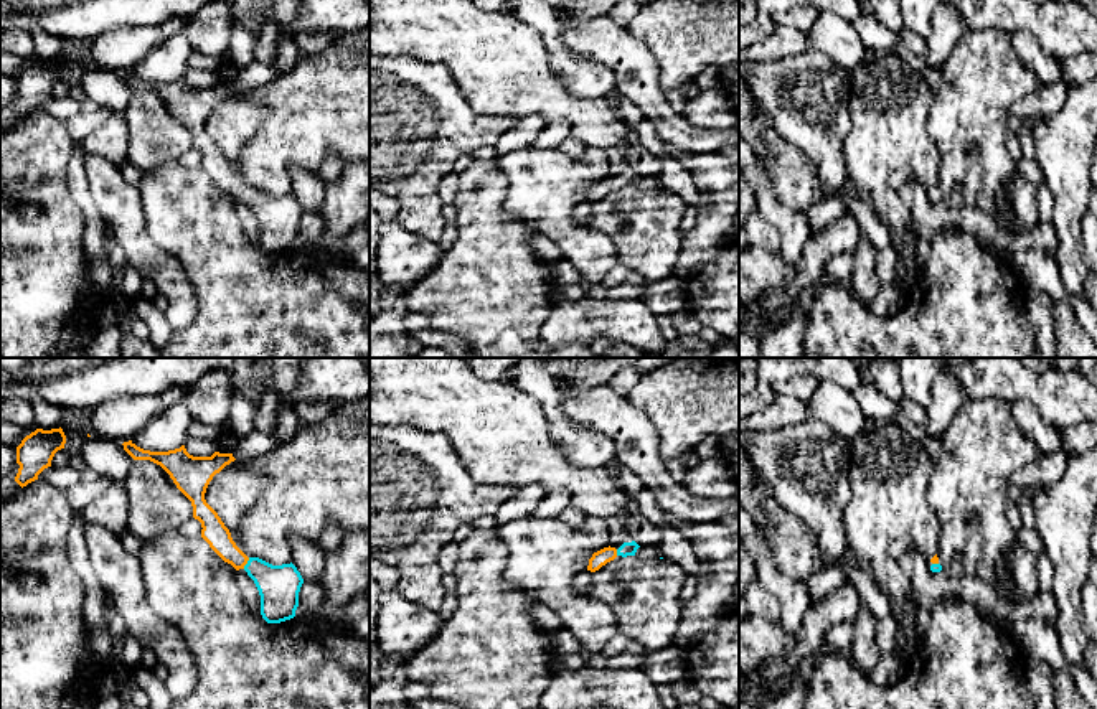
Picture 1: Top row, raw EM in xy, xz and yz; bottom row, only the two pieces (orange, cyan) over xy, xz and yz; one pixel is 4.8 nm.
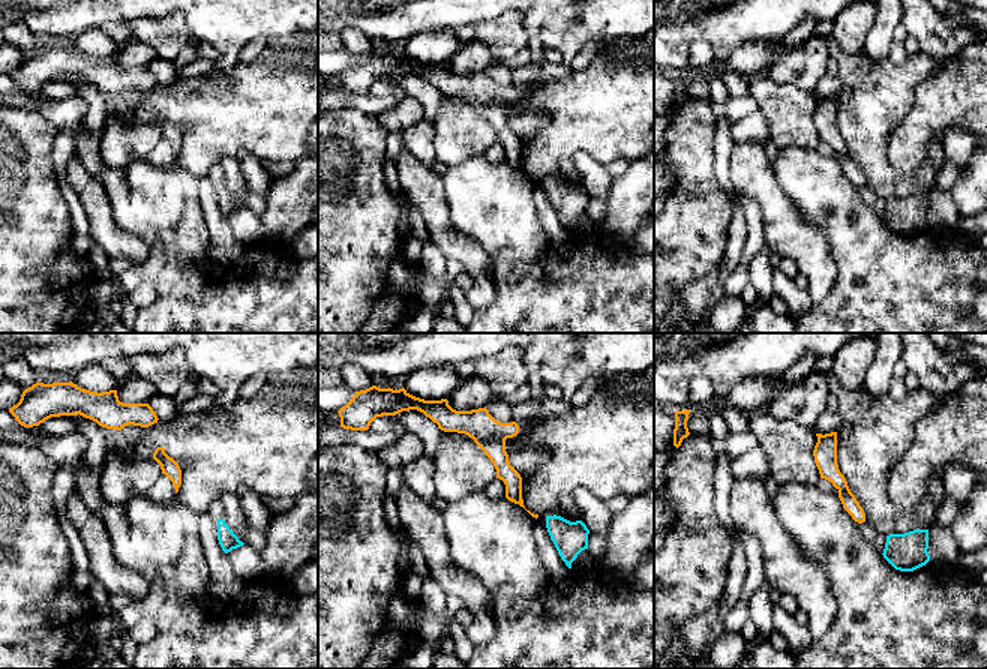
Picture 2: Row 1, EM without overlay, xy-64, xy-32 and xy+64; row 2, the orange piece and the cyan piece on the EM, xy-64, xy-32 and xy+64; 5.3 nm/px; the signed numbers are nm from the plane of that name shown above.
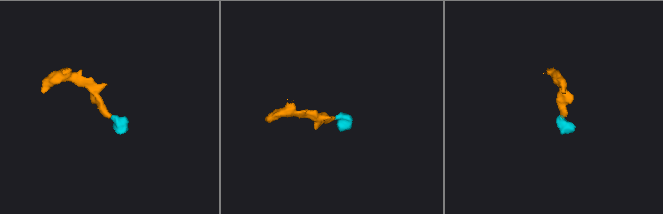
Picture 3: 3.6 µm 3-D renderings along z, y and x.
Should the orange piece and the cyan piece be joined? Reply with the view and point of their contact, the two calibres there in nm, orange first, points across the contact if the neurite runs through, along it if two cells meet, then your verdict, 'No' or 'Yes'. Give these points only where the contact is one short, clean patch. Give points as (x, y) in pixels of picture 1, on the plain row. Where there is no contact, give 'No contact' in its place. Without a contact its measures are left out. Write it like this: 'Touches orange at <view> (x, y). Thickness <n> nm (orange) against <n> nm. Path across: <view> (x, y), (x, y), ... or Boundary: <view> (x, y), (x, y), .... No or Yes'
Touches orange at xy (246, 193). Thickness 120 nm (orange) against 200 nm. Path across: xy (215, 164), (246, 193), (279, 216). Yes

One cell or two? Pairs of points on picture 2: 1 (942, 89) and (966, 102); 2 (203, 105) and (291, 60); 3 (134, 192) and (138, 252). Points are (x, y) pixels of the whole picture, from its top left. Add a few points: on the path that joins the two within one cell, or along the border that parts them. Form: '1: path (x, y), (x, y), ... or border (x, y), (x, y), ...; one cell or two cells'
1: path (948, 92), (960, 96); one cell
2: path (225, 105), (246, 105), (269, 83); one cell
3: border (113, 209), (113, 218), (150, 248); two cells

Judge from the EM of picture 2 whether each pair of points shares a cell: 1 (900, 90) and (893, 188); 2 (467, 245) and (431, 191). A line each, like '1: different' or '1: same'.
1: same
2: same

